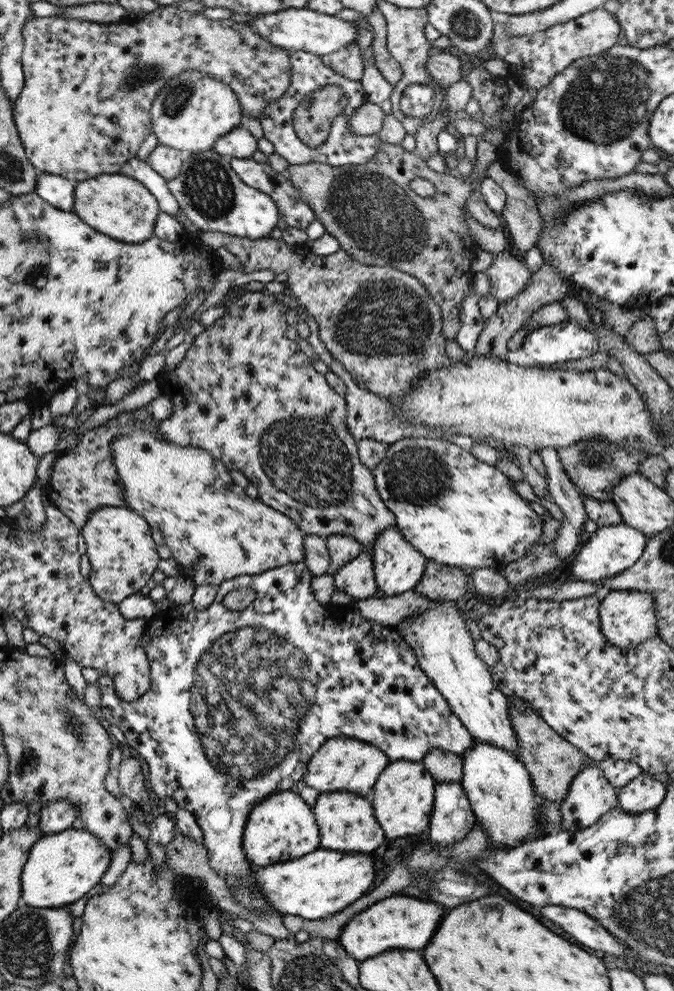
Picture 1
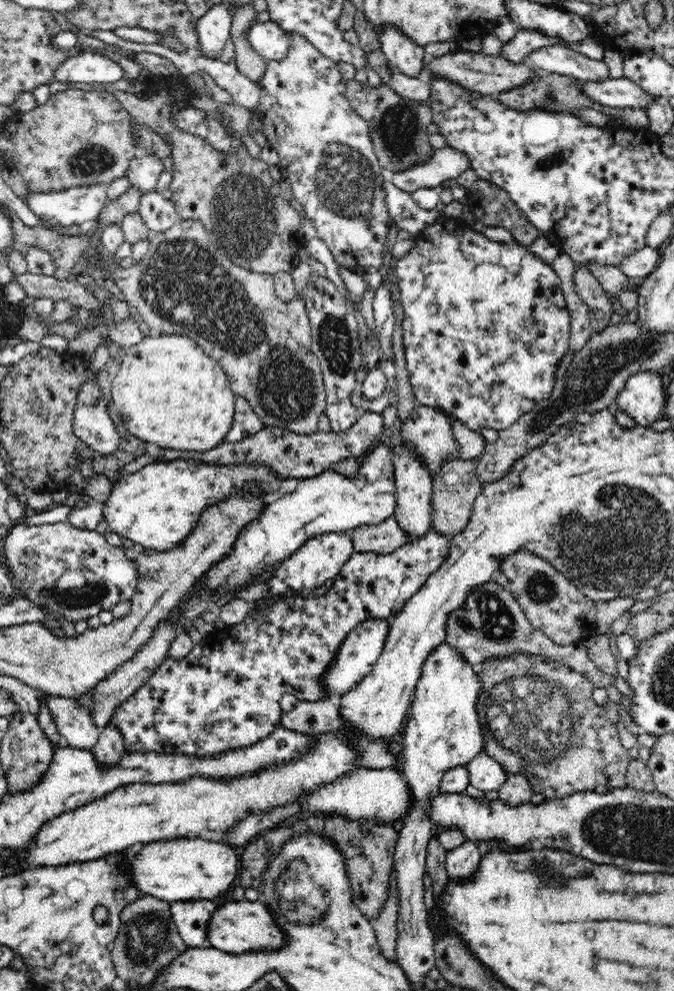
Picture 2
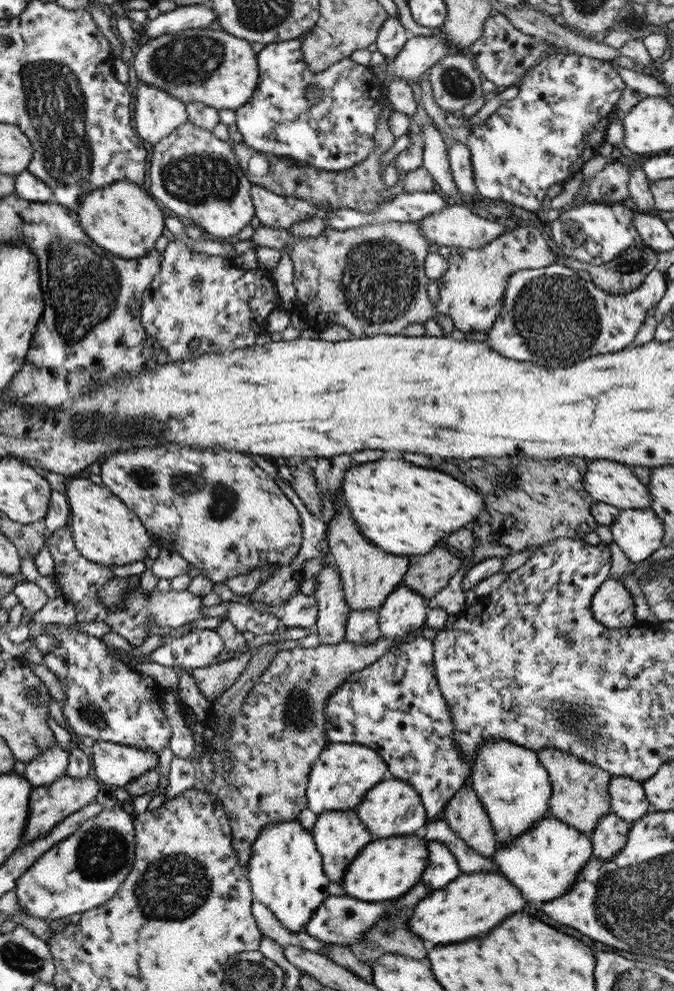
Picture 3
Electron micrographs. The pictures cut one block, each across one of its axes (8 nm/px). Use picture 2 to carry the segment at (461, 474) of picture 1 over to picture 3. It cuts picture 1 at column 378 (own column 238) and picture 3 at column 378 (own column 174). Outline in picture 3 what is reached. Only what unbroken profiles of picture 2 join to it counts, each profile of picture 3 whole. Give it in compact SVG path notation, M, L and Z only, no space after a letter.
M384 455L373 462L354 464L344 472L344 477L340 486L340 492L348 506L349 512L357 526L359 532L371 542L371 545L383 552L397 556L405 555L409 557L413 554L431 553L446 536L460 528L468 527L482 511L483 500L479 494L473 490L467 490L461 482L455 478L437 472L437 470L427 470L415 464L403 460L395 460L392 455Z

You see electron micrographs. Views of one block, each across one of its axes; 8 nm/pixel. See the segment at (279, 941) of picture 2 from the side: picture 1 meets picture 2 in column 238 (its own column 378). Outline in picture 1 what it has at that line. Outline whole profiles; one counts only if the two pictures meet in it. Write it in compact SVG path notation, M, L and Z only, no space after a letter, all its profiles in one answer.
M389 896L385 900L379 900L371 904L369 908L355 913L338 934L337 941L343 950L357 962L367 960L371 956L377 956L391 948L407 948L407 950L419 950L423 948L429 938L433 936L437 922L441 920L441 910L437 904L421 902L407 896Z

